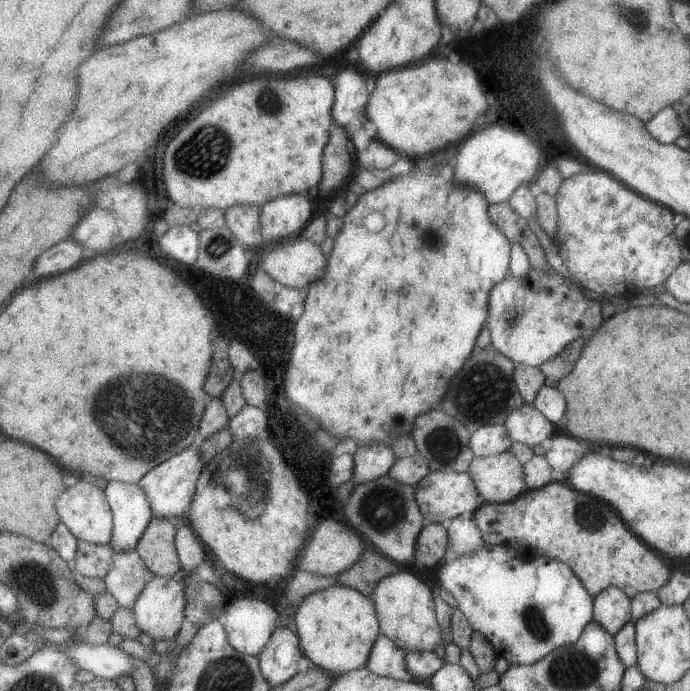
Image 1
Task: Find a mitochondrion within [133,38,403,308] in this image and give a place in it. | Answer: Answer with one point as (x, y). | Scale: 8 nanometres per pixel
(202, 151)

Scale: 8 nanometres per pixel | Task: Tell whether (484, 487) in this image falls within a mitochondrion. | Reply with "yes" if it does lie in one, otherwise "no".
no

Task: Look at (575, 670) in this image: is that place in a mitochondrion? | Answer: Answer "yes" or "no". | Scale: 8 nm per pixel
yes

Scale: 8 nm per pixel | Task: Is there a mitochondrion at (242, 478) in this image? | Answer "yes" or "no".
yes

